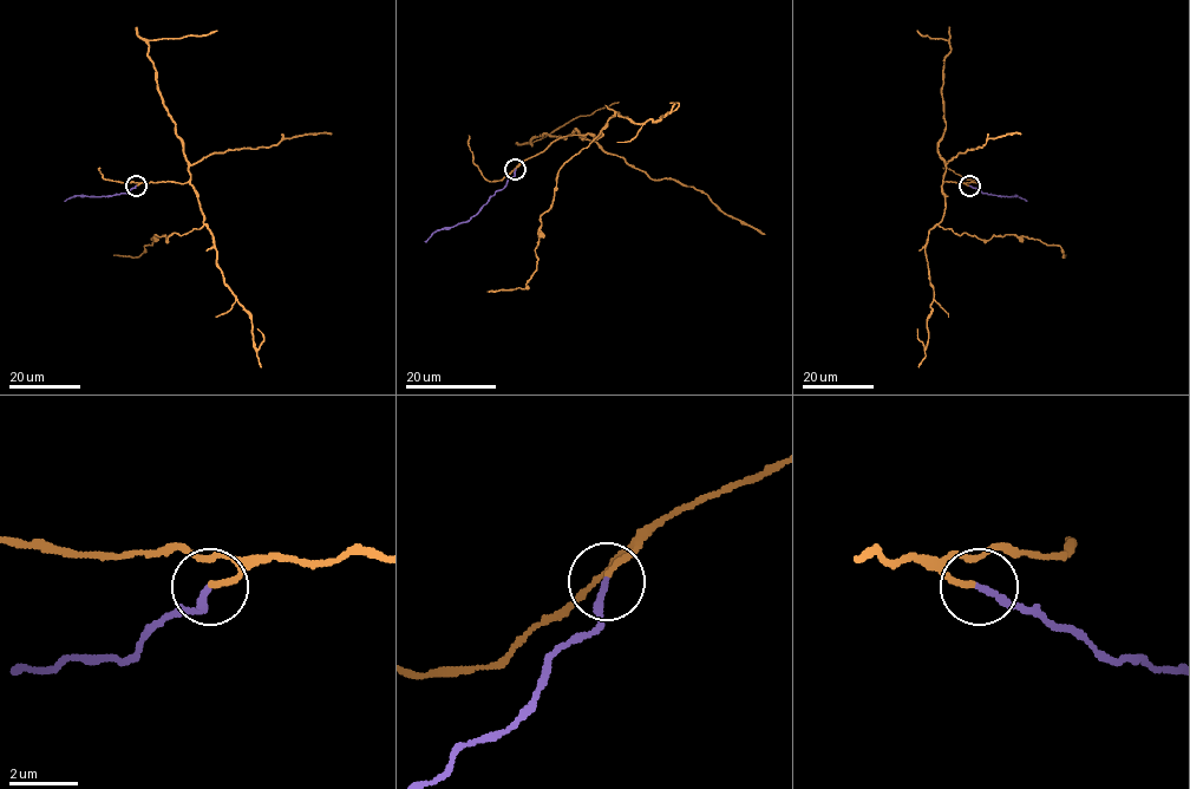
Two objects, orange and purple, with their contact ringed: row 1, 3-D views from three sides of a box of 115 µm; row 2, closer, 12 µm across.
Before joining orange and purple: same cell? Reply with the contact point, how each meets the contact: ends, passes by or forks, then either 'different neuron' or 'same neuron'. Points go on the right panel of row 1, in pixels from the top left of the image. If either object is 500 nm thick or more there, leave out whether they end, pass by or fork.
at (969, 186); orange ends there; purple ends there; same neuron

